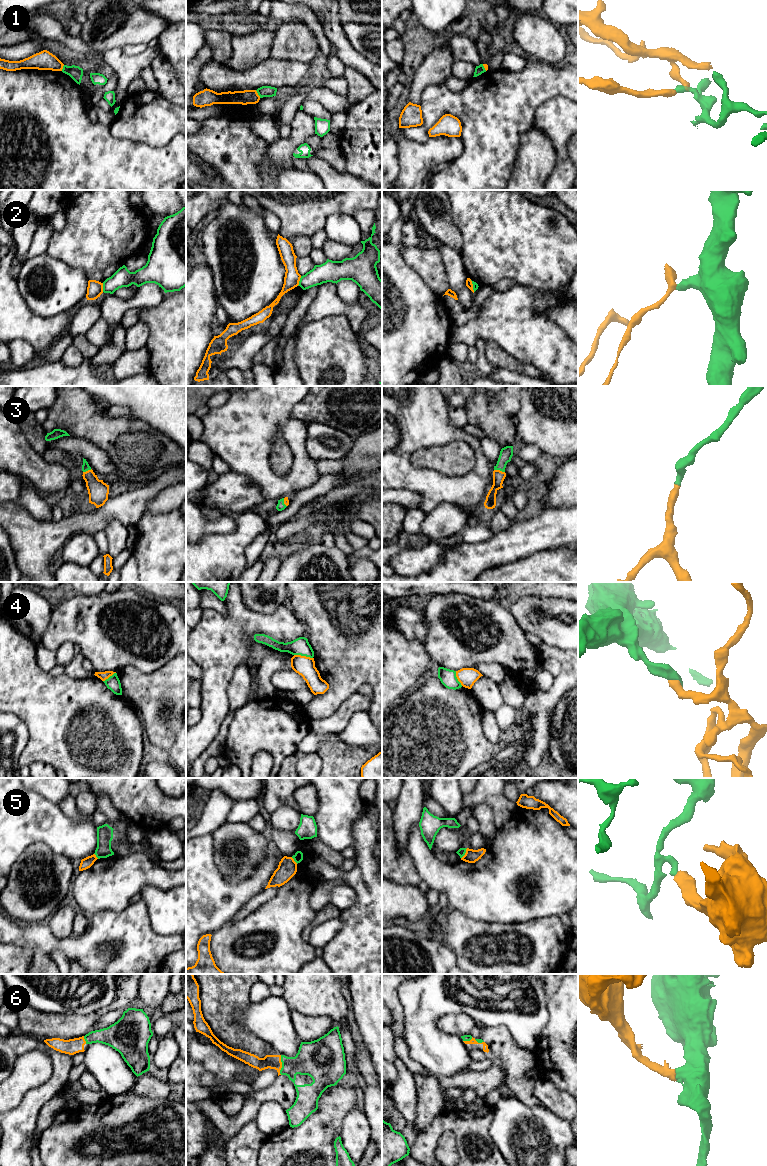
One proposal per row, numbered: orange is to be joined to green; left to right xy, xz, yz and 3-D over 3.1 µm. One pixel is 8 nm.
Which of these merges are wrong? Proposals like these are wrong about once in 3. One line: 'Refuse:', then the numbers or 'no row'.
Refuse: 1, 2, 4, 5

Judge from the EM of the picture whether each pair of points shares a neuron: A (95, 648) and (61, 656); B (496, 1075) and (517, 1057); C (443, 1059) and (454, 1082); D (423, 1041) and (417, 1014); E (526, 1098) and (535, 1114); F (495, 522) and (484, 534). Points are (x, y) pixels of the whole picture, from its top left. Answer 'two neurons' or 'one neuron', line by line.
A: two neurons
B: two neurons
C: two neurons
D: one neuron
E: two neurons
F: two neurons

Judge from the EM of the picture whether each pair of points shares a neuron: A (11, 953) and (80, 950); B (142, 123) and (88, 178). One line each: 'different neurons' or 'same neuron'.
A: different neurons
B: different neurons

